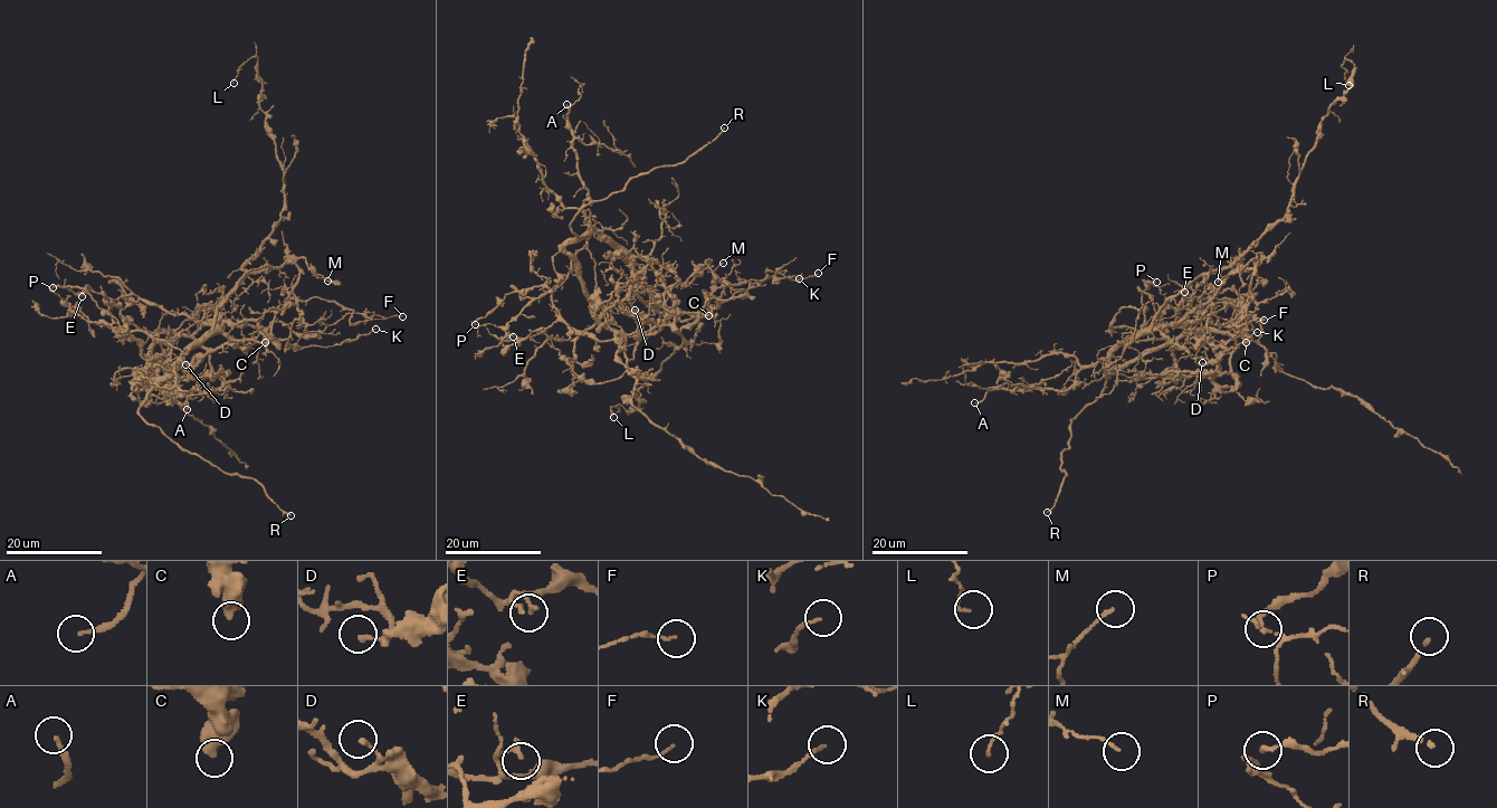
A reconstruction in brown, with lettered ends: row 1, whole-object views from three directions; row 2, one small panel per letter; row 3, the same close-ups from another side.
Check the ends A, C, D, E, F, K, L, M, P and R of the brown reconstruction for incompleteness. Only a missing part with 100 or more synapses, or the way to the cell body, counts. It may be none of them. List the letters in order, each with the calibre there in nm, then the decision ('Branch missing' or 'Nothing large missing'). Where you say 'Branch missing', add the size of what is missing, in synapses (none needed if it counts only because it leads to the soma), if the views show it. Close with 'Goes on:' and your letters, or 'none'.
A: Thickness 160 nm. Nothing large missing
C: Thickness 550 nm. Nothing large missing
D: Thickness 170 nm. Nothing large missing
E: Thickness 200 nm. Nothing large missing
F: Thickness 110 nm. Nothing large missing
K: Thickness 130 nm. Nothing large missing
L: Thickness 120 nm. Nothing large missing
M: Thickness 120 nm. Nothing large missing
P: Thickness 140 nm. Nothing large missing
R: Thickness 150 nm. Branch missing
Goes on: R

